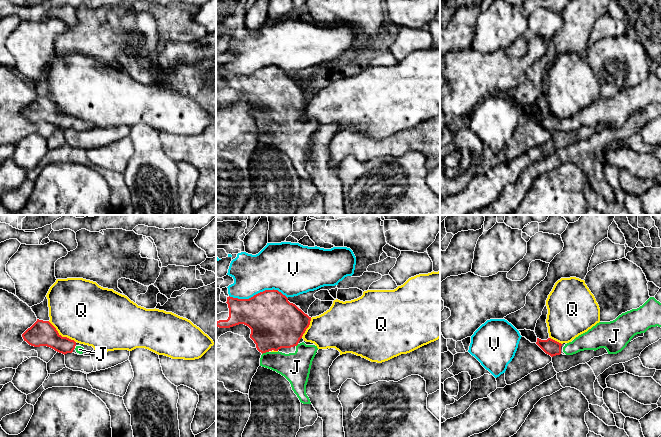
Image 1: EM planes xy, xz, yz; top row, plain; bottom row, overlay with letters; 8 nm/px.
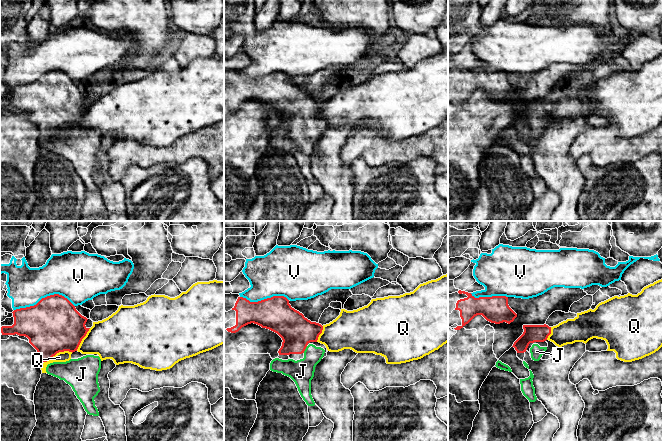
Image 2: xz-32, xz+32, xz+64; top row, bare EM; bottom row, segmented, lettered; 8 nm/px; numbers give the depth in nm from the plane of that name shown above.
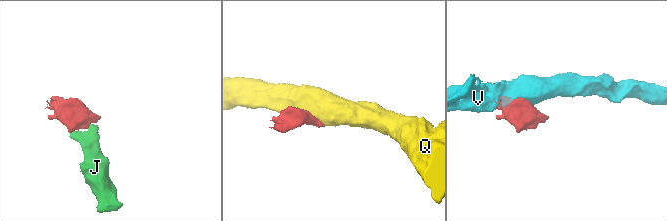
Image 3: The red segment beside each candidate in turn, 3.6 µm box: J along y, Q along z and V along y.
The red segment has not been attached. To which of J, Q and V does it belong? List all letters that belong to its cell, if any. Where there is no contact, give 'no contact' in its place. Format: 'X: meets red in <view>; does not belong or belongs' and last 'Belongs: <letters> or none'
J: meets red in xz; belongs
Q: meets red in xy; does not belong
V: meets red in xz; does not belong
Belongs: J

